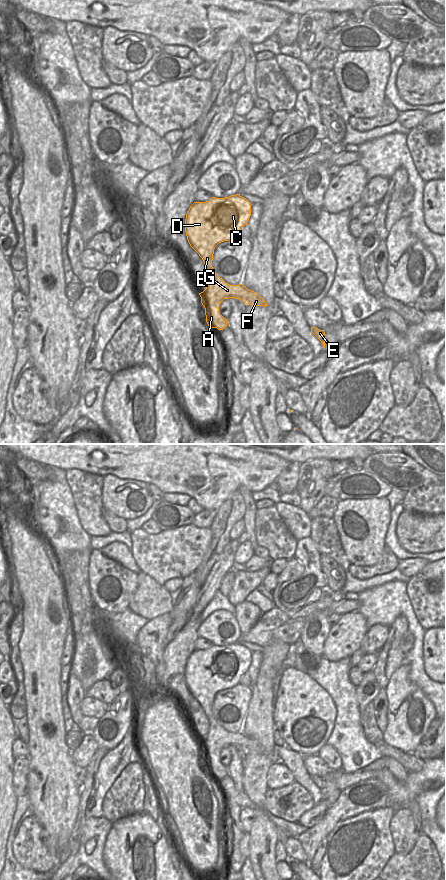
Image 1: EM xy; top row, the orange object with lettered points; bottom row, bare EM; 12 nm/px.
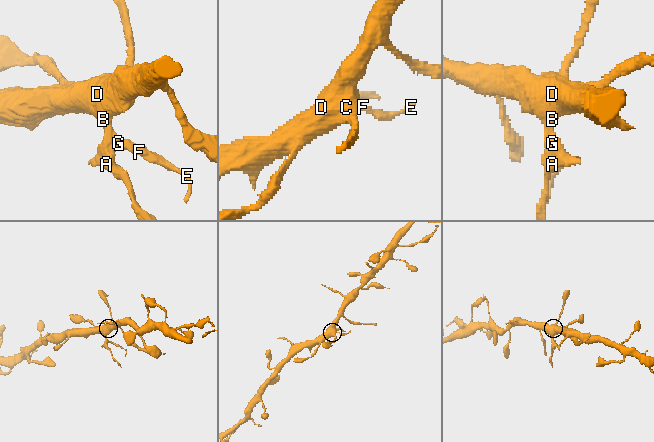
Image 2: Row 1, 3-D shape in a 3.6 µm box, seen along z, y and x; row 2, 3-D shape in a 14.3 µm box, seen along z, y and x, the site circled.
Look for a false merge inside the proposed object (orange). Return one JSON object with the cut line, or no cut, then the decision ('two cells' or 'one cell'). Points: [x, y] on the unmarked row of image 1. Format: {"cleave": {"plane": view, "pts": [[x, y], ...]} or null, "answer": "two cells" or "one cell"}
{"cleave": {"plane": "xy", "pts": [[212, 715], [208, 719]]}, "answer": "two cells"}

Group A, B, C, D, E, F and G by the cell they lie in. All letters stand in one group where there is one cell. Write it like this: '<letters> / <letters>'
A E F G / B C D

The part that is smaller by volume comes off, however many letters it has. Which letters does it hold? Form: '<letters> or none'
A, E, F, G

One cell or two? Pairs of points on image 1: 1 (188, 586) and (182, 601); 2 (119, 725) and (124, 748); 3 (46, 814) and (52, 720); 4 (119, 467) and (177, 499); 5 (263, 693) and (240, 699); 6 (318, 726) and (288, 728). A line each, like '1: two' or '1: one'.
1: one
2: two
3: one
4: two
5: two
6: one

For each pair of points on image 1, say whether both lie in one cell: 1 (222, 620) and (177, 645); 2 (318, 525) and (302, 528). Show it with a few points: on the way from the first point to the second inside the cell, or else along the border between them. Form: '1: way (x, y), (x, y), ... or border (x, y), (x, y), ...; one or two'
1: border (202, 621), (197, 631), (198, 636); two
2: border (312, 519), (309, 536); two

